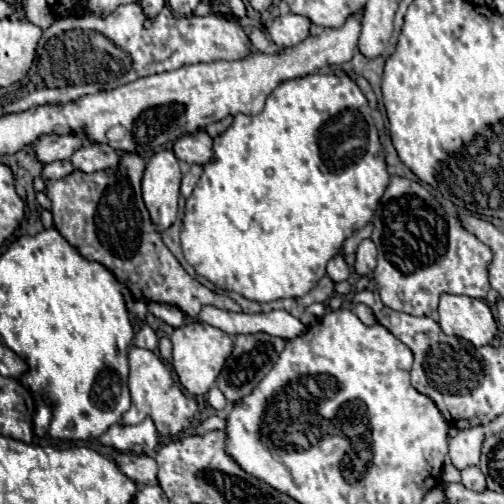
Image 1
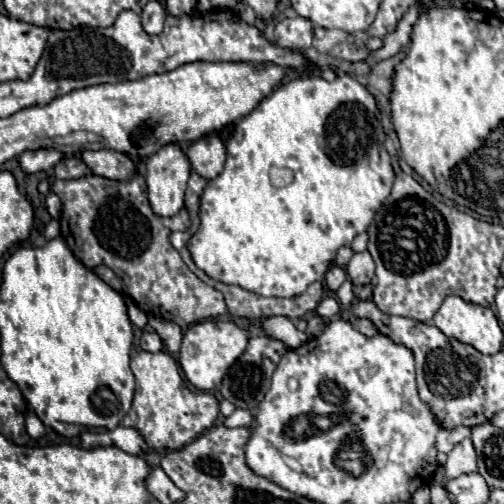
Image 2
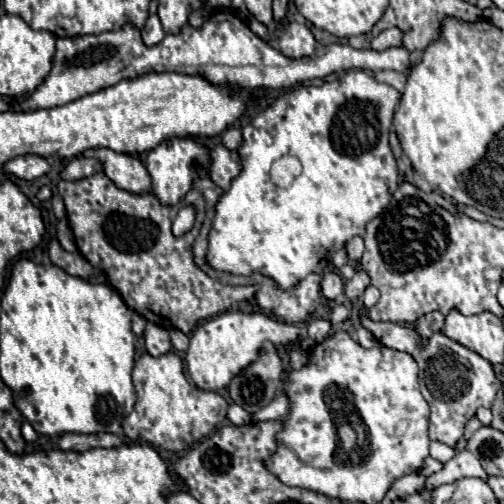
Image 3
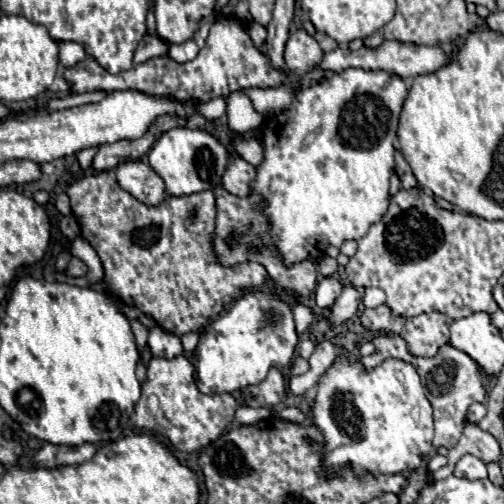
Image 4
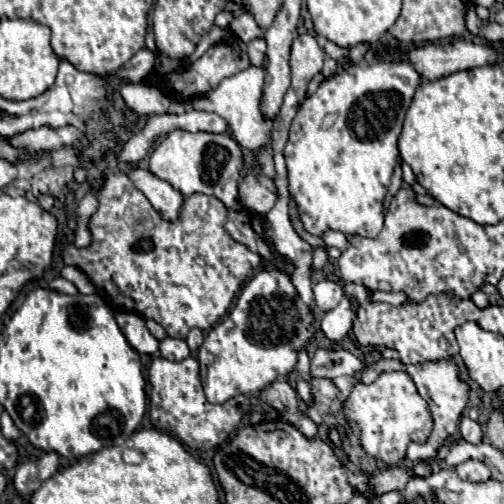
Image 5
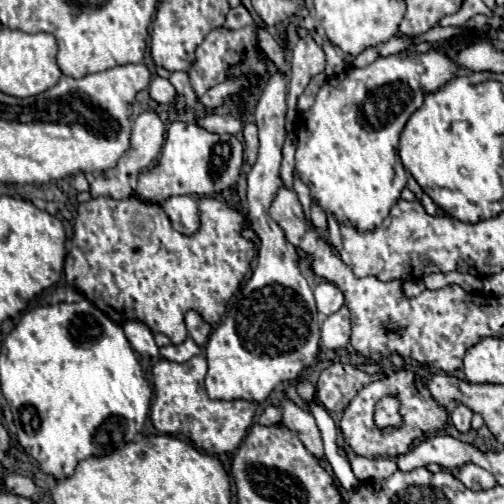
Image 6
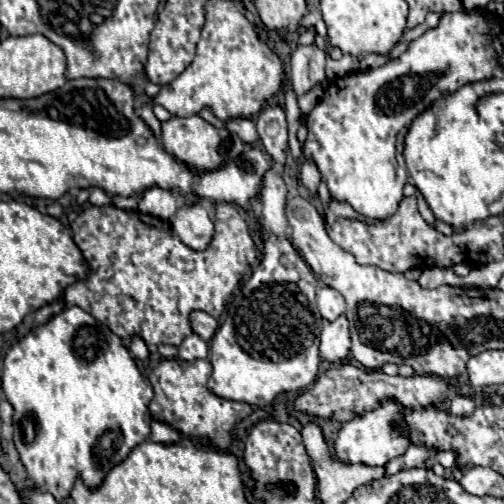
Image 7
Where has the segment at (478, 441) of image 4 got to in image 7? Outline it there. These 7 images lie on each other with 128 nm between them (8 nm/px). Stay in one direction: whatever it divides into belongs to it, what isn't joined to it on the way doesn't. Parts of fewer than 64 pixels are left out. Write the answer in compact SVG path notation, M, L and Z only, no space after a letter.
M456 394L450 400L450 412L456 416L470 416L476 408L476 402L472 396L464 396L464 394Z

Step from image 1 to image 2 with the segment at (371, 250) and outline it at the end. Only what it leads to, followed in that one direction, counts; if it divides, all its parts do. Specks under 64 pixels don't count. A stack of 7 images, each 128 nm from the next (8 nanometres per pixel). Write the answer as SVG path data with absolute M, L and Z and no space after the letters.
M368 252L354 254L350 264L346 266L346 272L348 272L348 278L352 280L354 286L370 284L372 276L374 276L374 260L372 260L372 256Z

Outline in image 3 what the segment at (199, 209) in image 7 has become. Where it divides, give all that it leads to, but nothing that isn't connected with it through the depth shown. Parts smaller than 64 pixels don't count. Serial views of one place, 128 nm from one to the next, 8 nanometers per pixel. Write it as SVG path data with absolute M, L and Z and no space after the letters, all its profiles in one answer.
M108 148L90 150L90 158L98 158L104 164L104 174L122 190L128 190L132 194L148 194L152 192L152 178L146 170L146 166L130 156L130 154L118 154Z

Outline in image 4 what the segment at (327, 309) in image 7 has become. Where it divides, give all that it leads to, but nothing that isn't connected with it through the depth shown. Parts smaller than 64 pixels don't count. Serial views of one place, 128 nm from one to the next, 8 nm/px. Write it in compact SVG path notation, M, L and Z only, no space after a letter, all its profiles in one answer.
M322 278L322 282L318 282L314 294L316 294L316 304L320 308L332 308L332 304L336 302L336 298L342 292L342 284L336 278Z

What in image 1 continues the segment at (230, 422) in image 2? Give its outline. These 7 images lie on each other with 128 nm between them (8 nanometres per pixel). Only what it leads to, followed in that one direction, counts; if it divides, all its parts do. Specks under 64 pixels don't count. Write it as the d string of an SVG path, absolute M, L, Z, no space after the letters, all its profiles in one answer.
M210 416L208 420L204 420L200 426L198 426L198 434L204 434L208 430L218 430L218 428L224 428L226 426L226 418L220 418L220 416Z

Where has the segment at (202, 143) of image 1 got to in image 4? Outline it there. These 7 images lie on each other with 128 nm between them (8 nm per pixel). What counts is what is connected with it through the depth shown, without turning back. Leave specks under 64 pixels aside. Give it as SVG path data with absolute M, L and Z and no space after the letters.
M236 158L230 162L230 166L224 172L222 184L226 186L226 190L234 196L246 198L252 194L252 182L256 178L256 168L248 162L244 162L242 158Z

